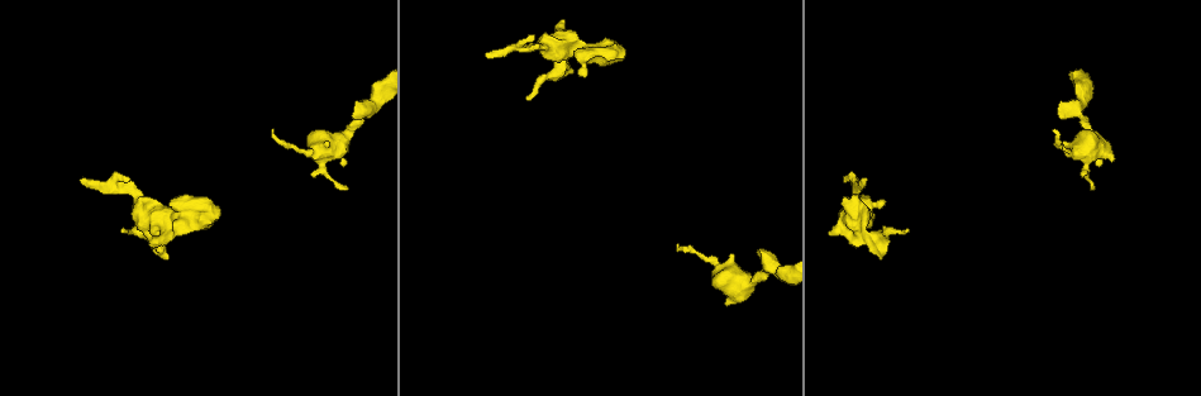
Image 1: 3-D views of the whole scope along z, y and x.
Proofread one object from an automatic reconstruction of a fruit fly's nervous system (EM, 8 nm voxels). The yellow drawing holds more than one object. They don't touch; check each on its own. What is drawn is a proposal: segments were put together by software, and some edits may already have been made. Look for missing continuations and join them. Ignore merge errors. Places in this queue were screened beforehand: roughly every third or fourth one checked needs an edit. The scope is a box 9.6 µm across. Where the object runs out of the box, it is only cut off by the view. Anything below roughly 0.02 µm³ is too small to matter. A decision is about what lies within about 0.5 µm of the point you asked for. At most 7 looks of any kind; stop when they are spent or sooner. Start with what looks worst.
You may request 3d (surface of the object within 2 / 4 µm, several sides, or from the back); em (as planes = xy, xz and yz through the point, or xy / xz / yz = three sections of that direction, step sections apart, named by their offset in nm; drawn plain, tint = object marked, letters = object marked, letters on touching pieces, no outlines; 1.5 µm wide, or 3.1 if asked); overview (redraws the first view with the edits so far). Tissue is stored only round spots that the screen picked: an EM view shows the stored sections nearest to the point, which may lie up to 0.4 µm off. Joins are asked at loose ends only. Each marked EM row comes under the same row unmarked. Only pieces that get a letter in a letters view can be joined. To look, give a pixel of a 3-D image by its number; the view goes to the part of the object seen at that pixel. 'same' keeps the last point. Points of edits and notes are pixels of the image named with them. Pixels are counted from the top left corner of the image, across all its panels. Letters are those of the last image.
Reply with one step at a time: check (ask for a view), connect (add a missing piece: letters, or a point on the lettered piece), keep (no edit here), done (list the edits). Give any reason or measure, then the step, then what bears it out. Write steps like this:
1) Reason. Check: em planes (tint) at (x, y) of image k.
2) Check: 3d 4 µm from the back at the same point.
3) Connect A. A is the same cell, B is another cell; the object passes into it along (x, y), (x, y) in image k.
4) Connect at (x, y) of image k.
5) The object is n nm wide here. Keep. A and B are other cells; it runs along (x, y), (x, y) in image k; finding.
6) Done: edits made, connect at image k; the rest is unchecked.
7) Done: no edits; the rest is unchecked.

An open end. Check: 3d 2 µm at (845, 180) of image 1.

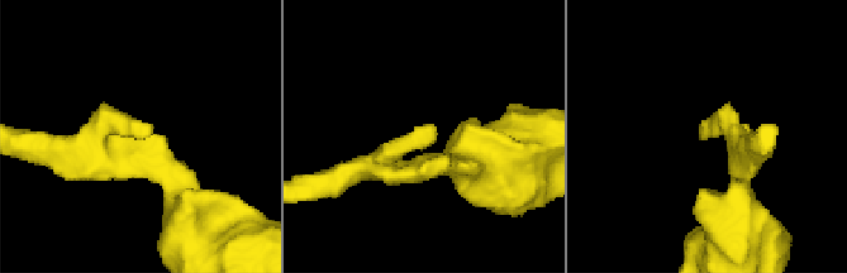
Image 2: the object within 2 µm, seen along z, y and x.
Now the EM. Check: em xz step 8 (tint) at (147, 124) of image 2.

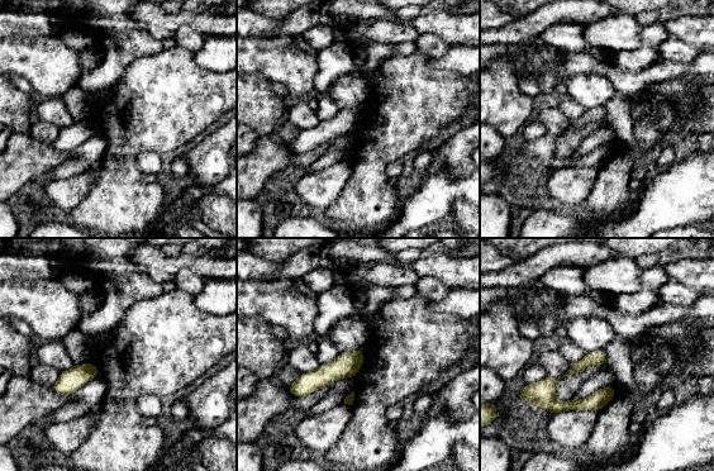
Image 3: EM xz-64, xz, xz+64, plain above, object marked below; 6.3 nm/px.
Cut it another way. Check: em planes (letters) at the same point.

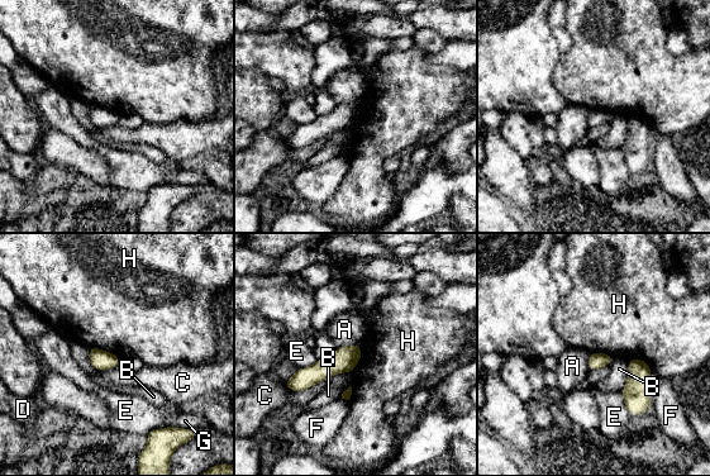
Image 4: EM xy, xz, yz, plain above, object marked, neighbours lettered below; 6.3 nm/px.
The object is 110 nm wide here. Keep. A, B, C, D, E, F, G and H are other cells; a border runs along (90, 346), (114, 352), (119, 358) in image 4; none of them fits.

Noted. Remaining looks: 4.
Tapers out. Check: 3d 2 µm at (676, 246) of image 1.

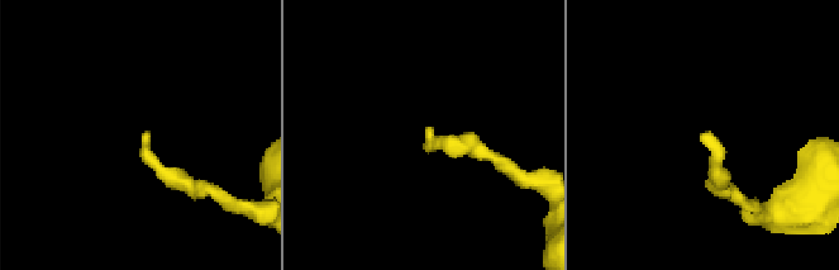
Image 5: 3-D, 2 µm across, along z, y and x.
Shape alone is not enough. Check: em planes (letters) at (142, 135) of image 5.

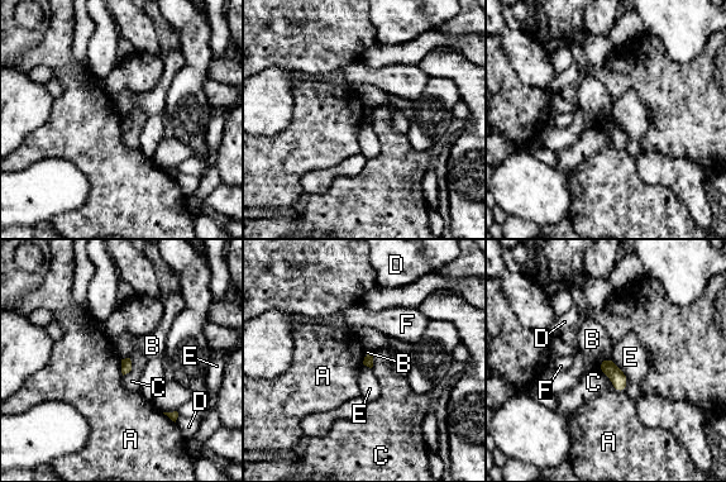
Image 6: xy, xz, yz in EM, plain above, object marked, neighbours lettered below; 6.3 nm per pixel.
Keep. A, B, C, D, E and F are other cells; none of them fits.

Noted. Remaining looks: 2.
Thin end. Check: em planes (tint) at (345, 186) of image 1.

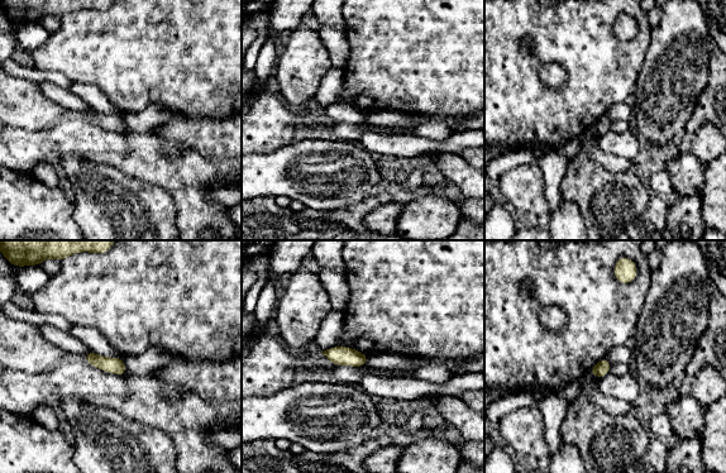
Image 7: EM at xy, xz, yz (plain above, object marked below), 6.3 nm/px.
Check: em planes (letters) at the same point.

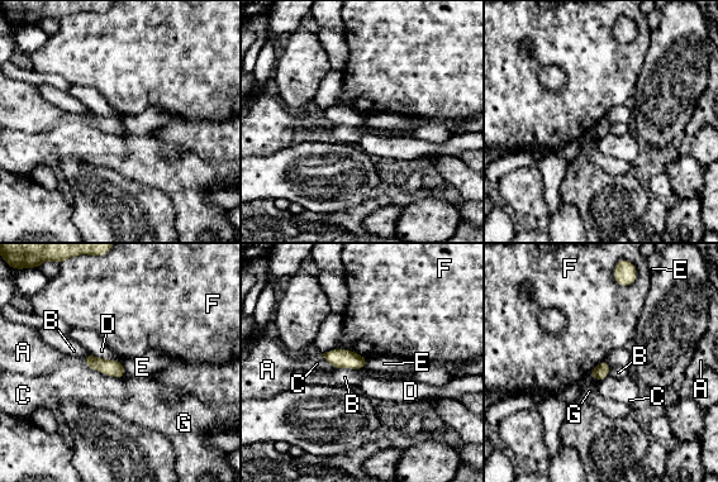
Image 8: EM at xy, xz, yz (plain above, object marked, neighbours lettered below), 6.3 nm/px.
The longest contact is with C, 300 nm. Keep. A, B, C, D, E, F and G are other cells; a border runs along (90, 352), (100, 358), (122, 362) in image 8; none of them fits.

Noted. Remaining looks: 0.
Done: no edits; the rest is unchecked.

